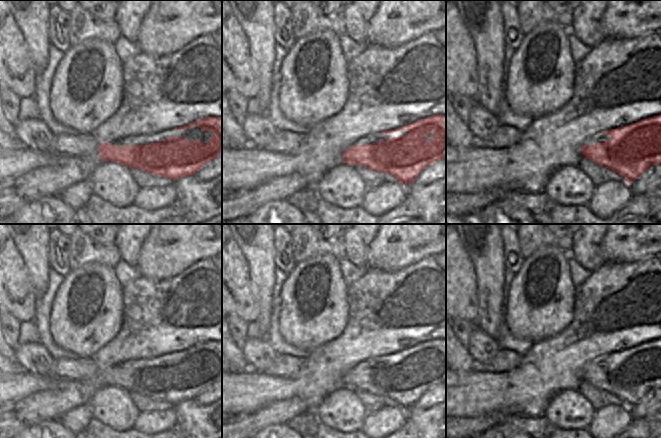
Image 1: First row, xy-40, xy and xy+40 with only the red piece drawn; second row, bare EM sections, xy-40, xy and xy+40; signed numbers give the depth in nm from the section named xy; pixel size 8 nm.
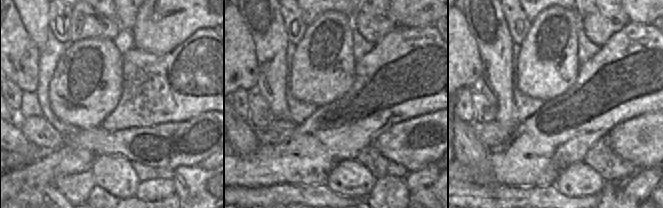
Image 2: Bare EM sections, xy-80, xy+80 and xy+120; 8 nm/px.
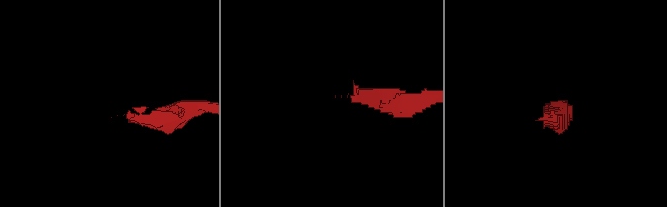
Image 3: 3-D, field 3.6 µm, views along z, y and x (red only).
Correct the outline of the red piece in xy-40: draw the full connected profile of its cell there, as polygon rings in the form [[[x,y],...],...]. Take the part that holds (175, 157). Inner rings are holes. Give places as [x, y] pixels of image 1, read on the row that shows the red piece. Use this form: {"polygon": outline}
{"polygon": [[[206,117],[175,130],[198,126],[202,131],[212,131],[213,136],[204,145],[196,139],[189,141],[170,137],[148,145],[130,145],[118,148],[112,143],[99,143],[94,134],[55,135],[53,153],[76,155],[98,161],[122,163],[146,173],[168,177],[176,181],[180,177],[195,175],[206,163],[222,155],[222,117]]]}

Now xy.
{"polygon": [[[432,115],[396,129],[382,131],[381,134],[388,135],[400,130],[408,133],[370,145],[353,145],[350,149],[347,148],[343,152],[343,163],[388,173],[396,177],[399,183],[406,185],[413,183],[428,165],[446,158],[446,115]]]}

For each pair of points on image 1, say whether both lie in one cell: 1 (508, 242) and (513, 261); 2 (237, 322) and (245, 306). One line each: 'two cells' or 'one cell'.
1: one cell
2: two cells

